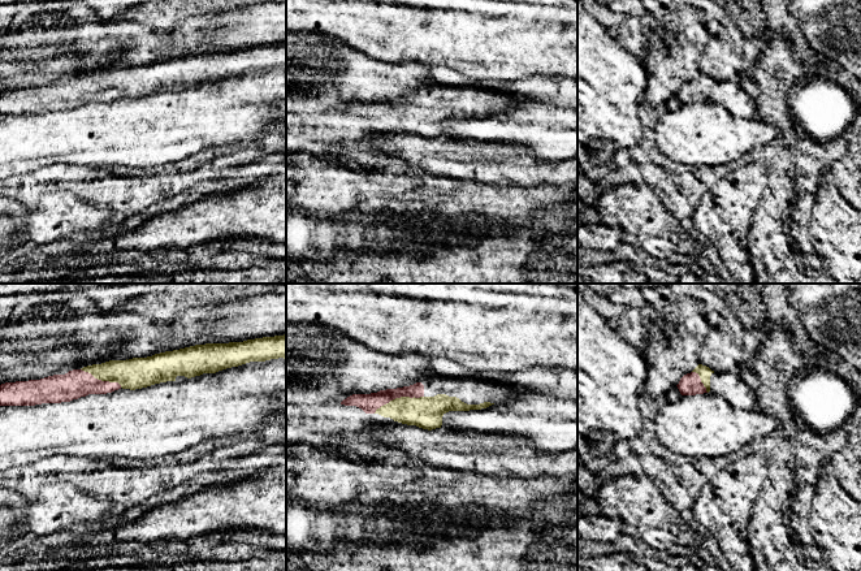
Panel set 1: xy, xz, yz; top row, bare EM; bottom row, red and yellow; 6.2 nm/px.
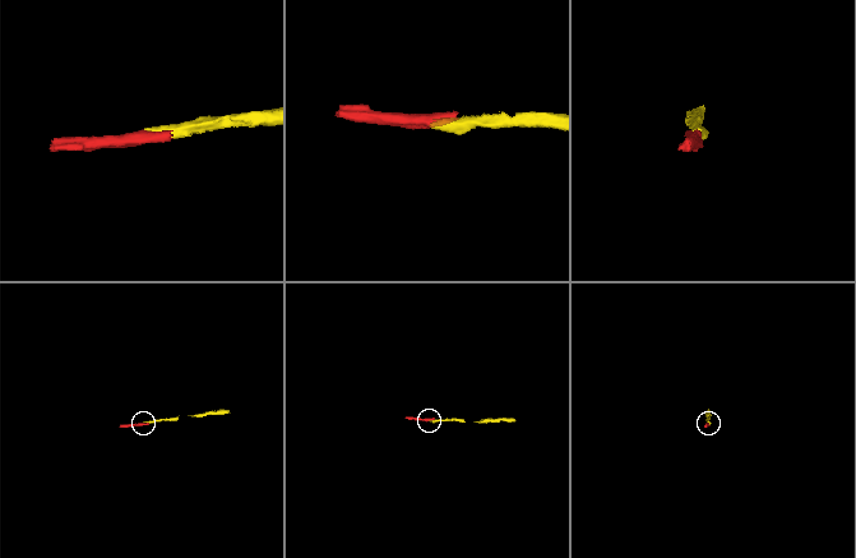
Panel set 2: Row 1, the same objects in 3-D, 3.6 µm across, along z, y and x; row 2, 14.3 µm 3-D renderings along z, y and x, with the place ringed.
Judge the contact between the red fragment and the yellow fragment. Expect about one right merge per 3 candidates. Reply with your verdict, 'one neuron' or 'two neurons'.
one neuron

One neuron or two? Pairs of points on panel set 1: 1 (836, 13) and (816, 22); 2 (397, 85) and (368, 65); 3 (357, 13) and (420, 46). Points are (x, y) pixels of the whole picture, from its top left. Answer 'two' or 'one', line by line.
1: one
2: one
3: one

